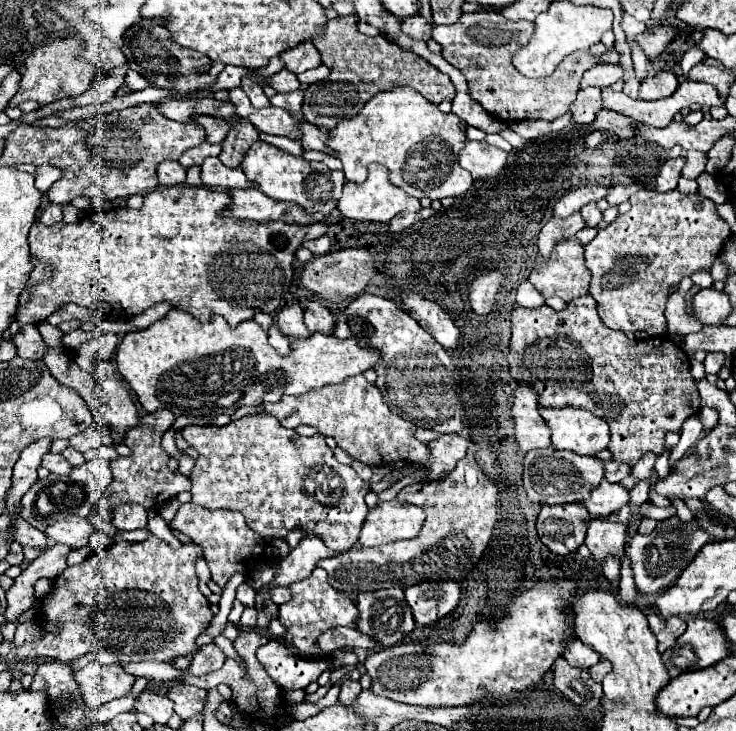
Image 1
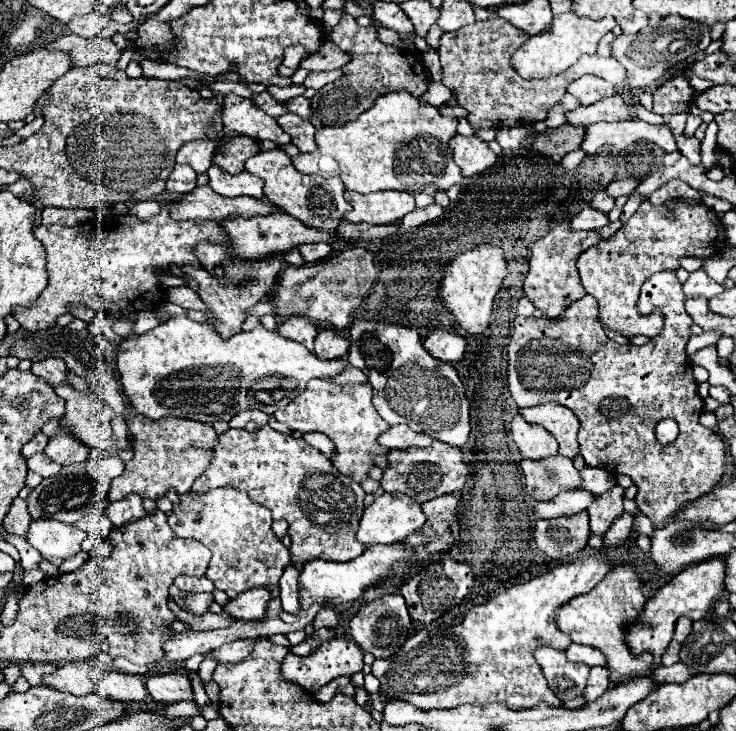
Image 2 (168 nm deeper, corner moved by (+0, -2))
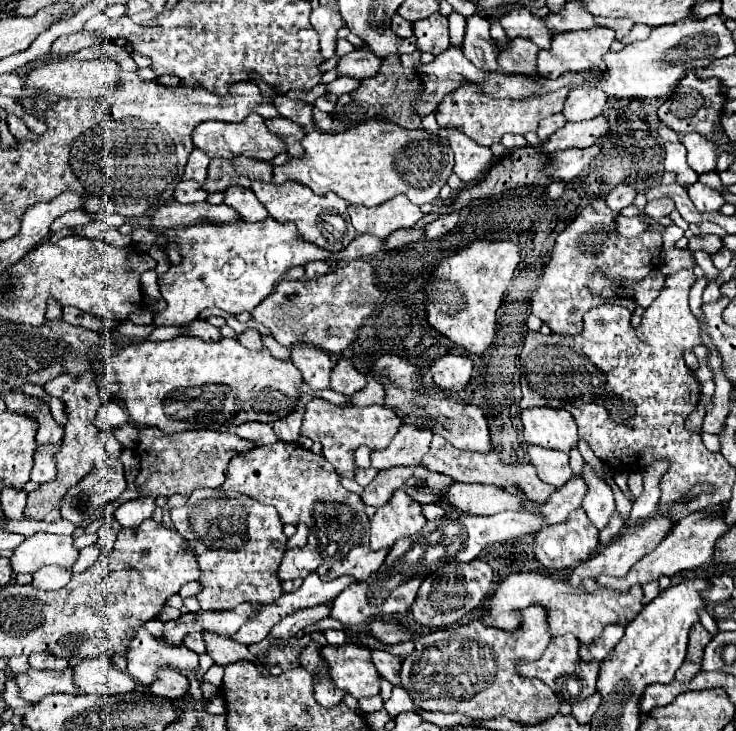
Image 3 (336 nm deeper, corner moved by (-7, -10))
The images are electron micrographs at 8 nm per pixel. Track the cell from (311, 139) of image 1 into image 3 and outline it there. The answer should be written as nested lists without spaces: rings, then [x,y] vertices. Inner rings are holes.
[[[273,117],[273,119],[267,119],[267,127],[269,127],[269,131],[283,137],[283,141],[287,143],[287,153],[291,157],[303,157],[305,149],[301,145],[301,141],[305,137],[305,129],[301,125],[295,125],[283,117]]]

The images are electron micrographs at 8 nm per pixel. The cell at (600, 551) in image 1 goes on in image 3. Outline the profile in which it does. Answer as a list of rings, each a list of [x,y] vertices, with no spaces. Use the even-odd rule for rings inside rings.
[[[585,465],[583,469],[583,479],[587,479],[587,499],[583,499],[583,509],[589,517],[589,521],[597,527],[597,529],[605,529],[609,525],[611,515],[615,513],[615,499],[613,499],[613,491],[611,487],[601,481],[589,465]]]

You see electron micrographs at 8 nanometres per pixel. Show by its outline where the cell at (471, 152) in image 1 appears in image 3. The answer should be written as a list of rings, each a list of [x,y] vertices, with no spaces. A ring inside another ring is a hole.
[[[441,129],[439,135],[449,139],[449,145],[455,153],[453,171],[463,183],[475,183],[483,179],[495,165],[495,155],[491,153],[491,149],[473,143],[473,139],[469,139],[465,133],[453,129]]]

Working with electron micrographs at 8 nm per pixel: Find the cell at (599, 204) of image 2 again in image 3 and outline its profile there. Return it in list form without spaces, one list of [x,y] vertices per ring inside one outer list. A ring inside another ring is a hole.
[[[619,185],[615,187],[609,195],[607,195],[607,207],[613,211],[613,213],[621,213],[621,209],[629,207],[635,199],[637,191],[629,185]]]

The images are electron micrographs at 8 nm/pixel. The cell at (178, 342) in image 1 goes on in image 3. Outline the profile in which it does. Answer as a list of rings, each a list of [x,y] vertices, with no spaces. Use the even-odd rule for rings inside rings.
[[[179,335],[169,341],[139,341],[123,347],[117,355],[111,357],[111,369],[103,373],[102,384],[114,384],[106,395],[109,399],[121,401],[127,405],[131,421],[137,425],[155,425],[163,433],[171,435],[175,431],[189,429],[213,429],[213,431],[229,431],[249,421],[273,423],[291,415],[301,399],[303,377],[301,371],[289,359],[275,359],[267,347],[259,351],[251,351],[239,345],[235,339],[221,339],[215,343],[207,343],[201,337],[185,337]]]

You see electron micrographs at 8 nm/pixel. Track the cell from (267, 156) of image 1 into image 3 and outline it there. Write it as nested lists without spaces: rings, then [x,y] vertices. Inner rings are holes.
[[[255,181],[251,189],[257,195],[257,199],[267,207],[273,219],[295,223],[297,231],[301,233],[305,241],[311,241],[327,251],[339,251],[347,247],[347,243],[351,243],[351,239],[355,239],[357,235],[357,231],[351,227],[351,217],[347,213],[347,201],[339,197],[337,193],[329,191],[325,195],[317,195],[307,185],[297,183],[297,181],[285,181],[283,185],[277,185],[273,181],[269,183]]]

